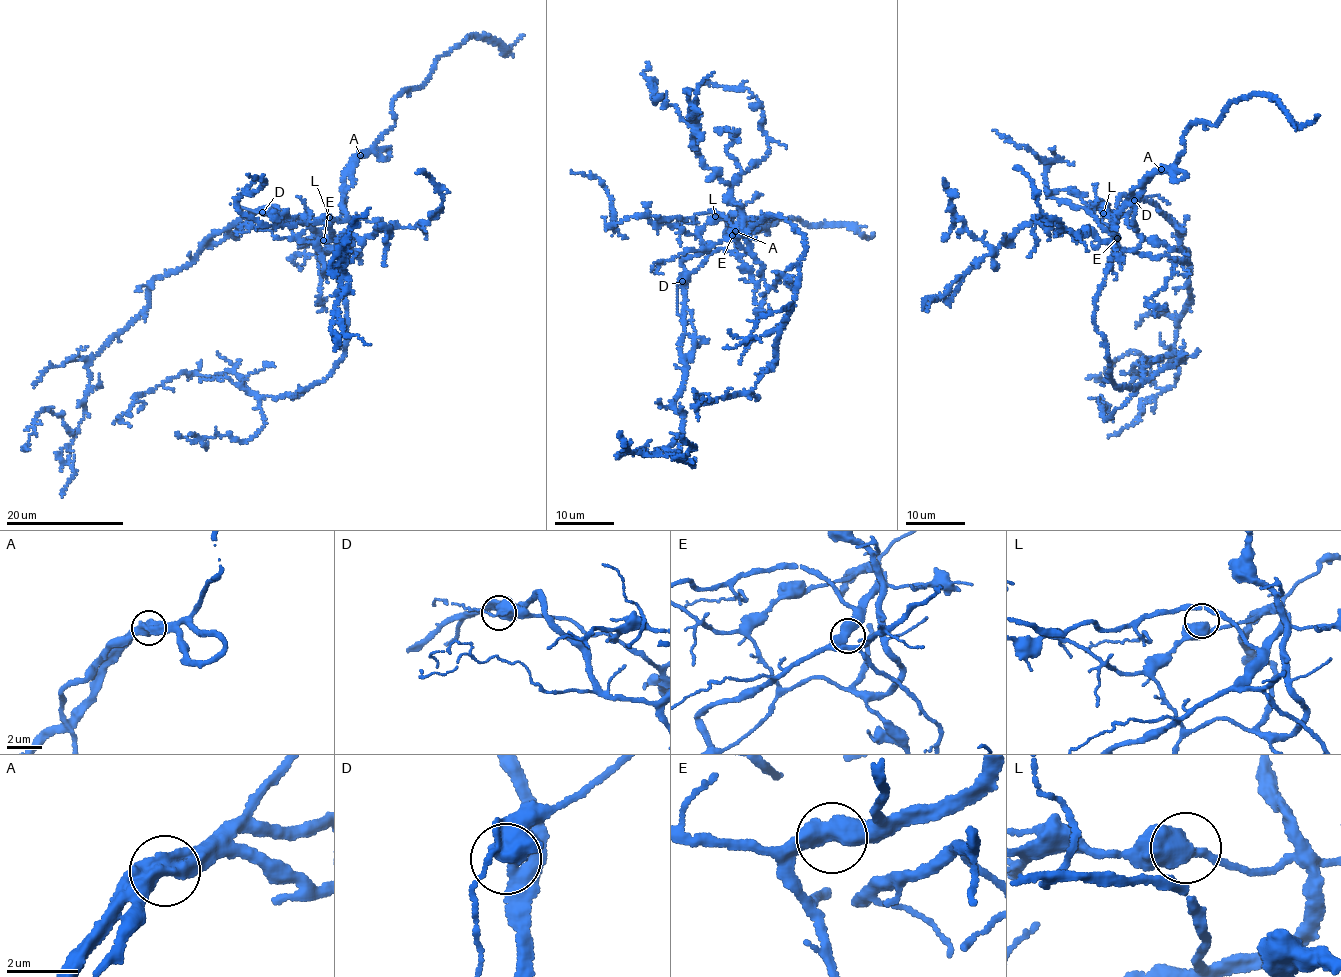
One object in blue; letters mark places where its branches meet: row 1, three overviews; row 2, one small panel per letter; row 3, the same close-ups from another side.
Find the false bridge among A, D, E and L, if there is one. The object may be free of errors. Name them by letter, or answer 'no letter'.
no letter

